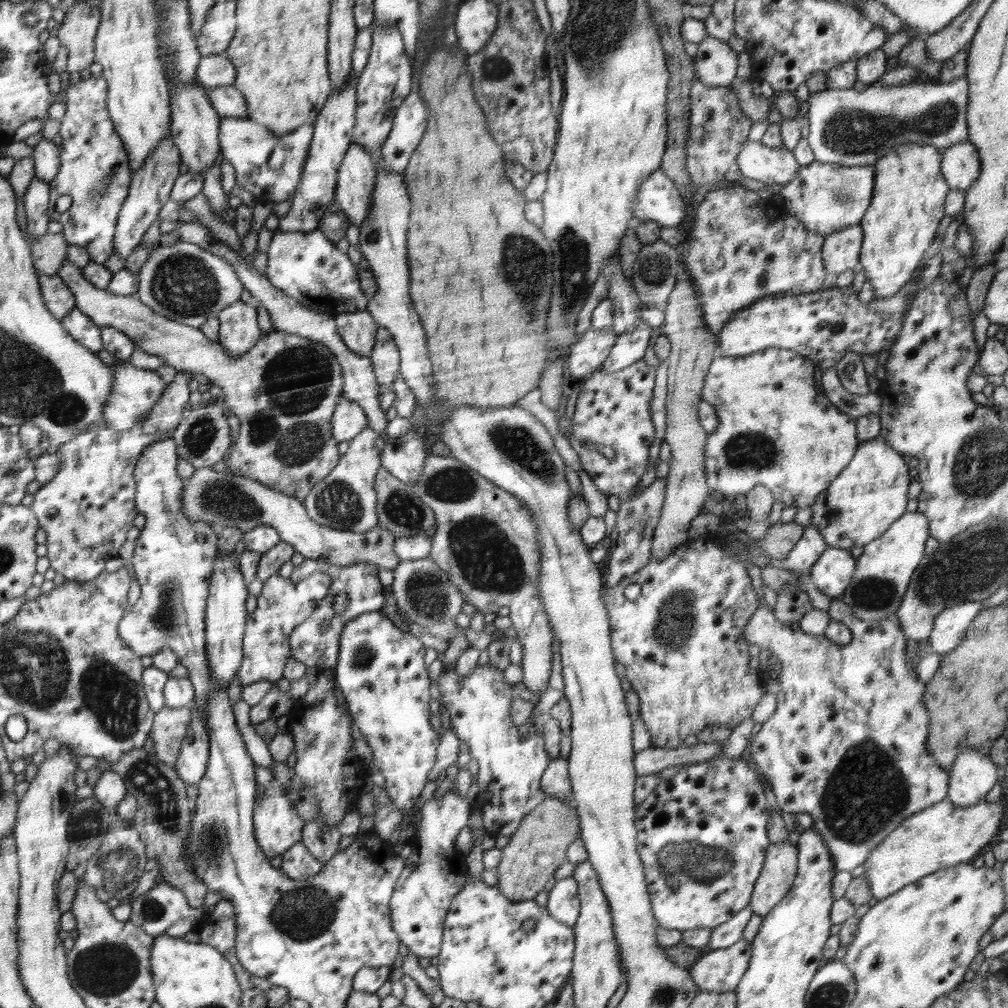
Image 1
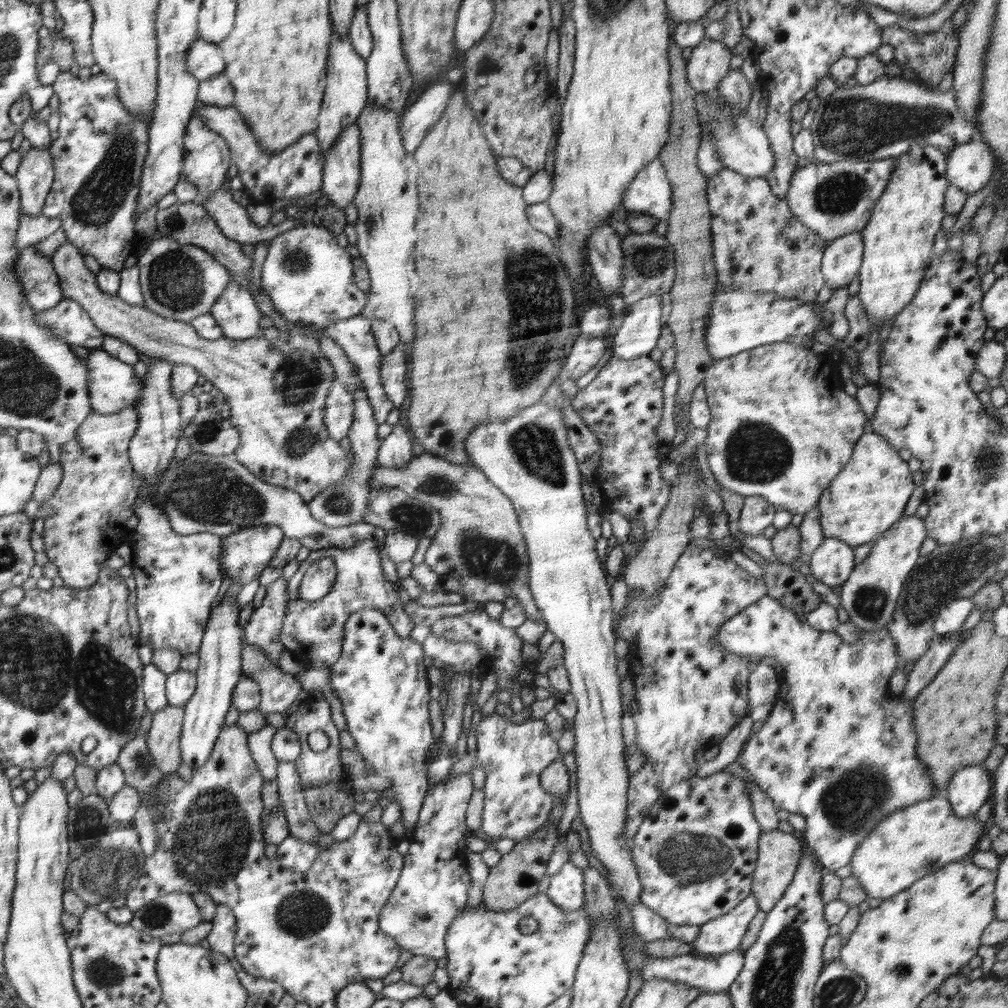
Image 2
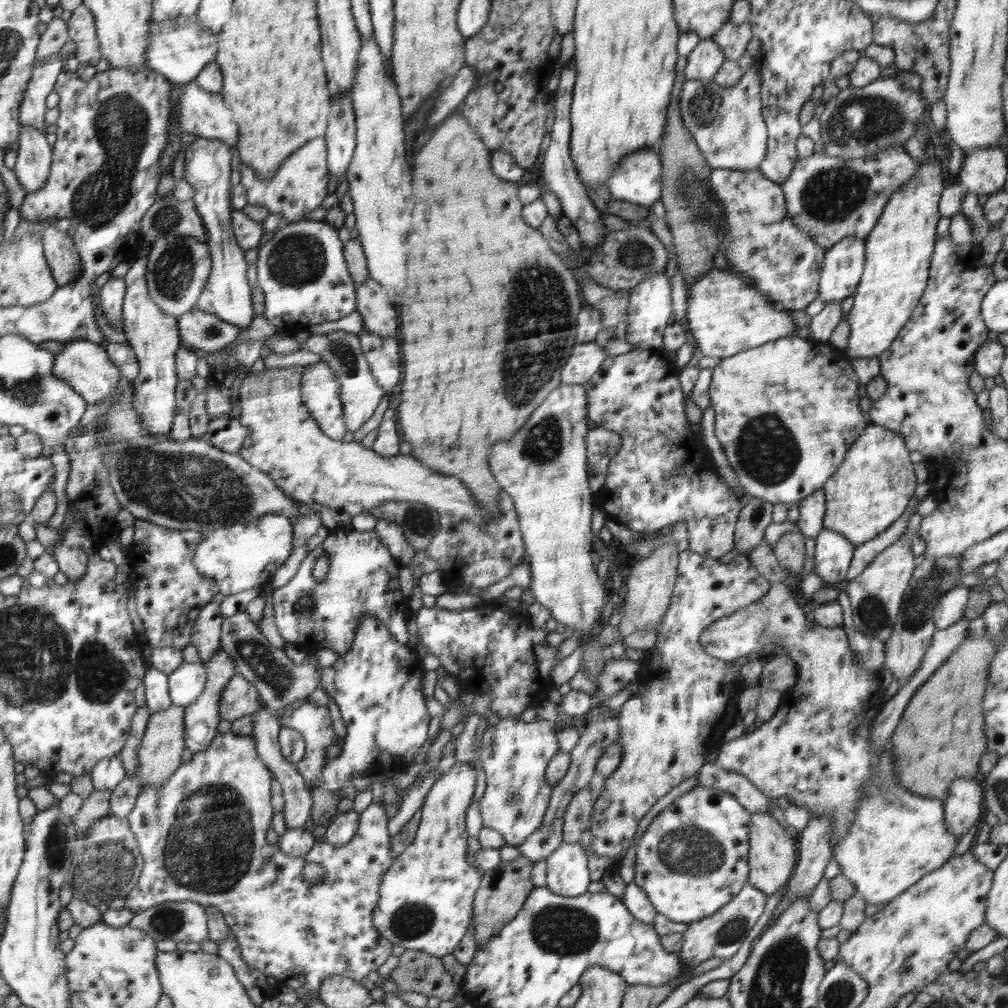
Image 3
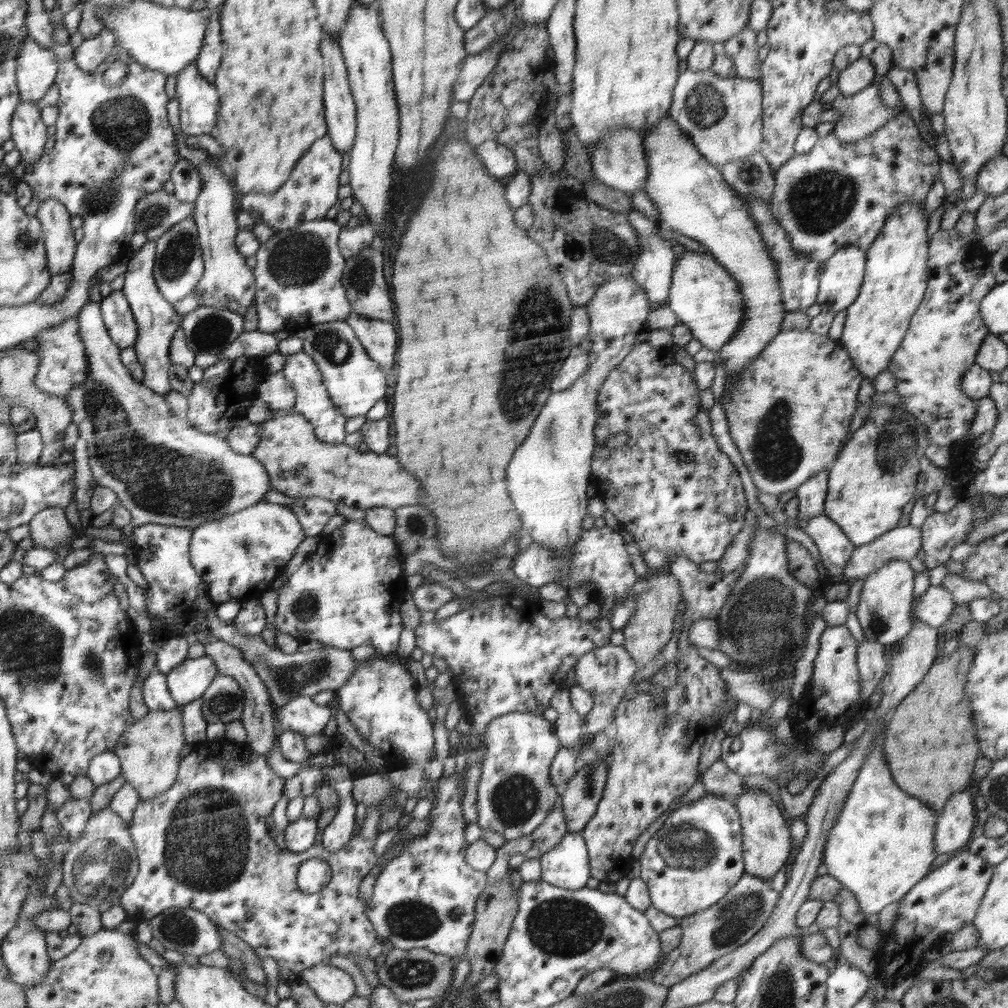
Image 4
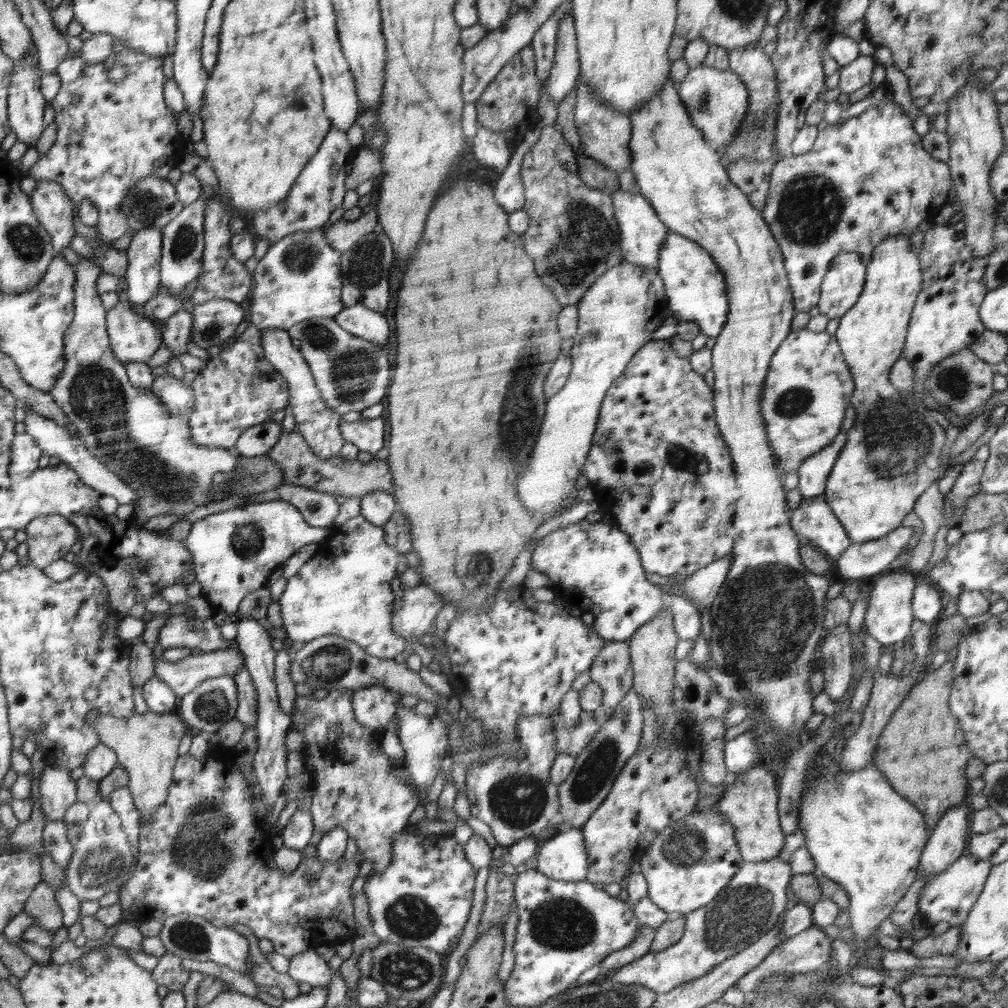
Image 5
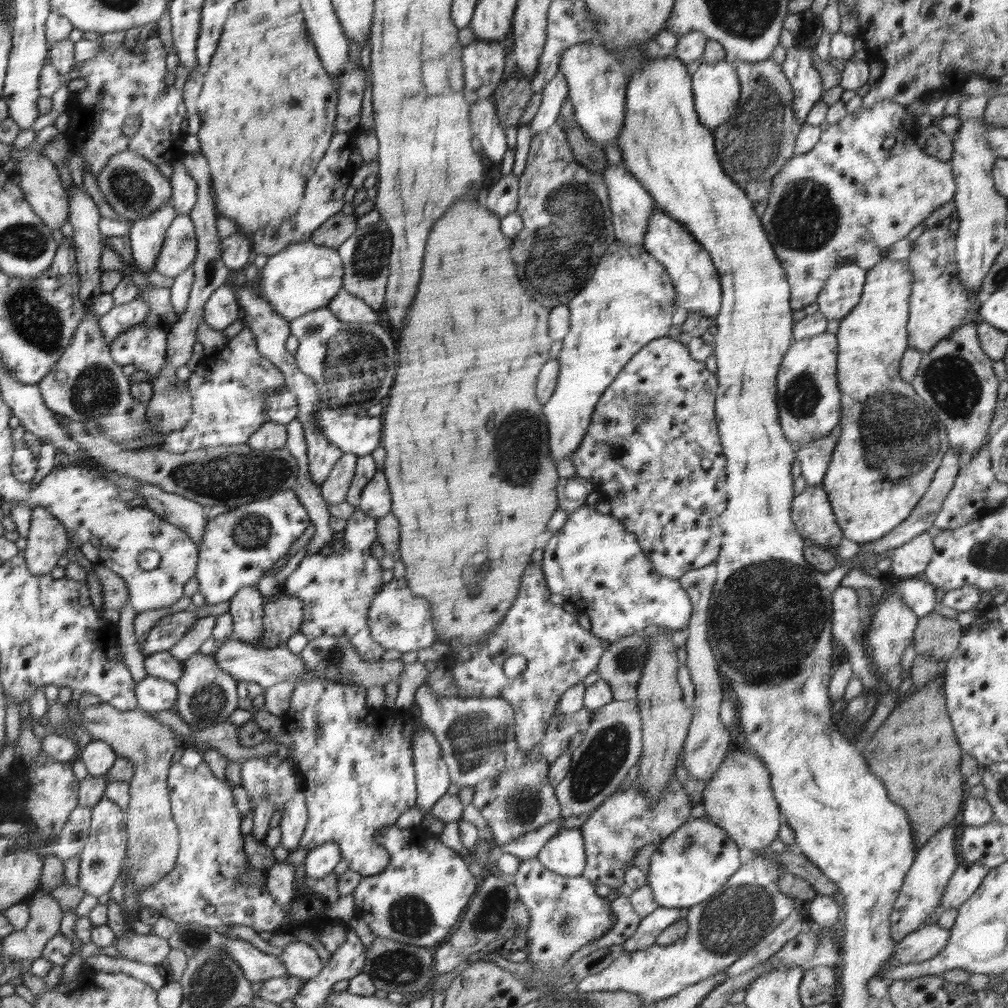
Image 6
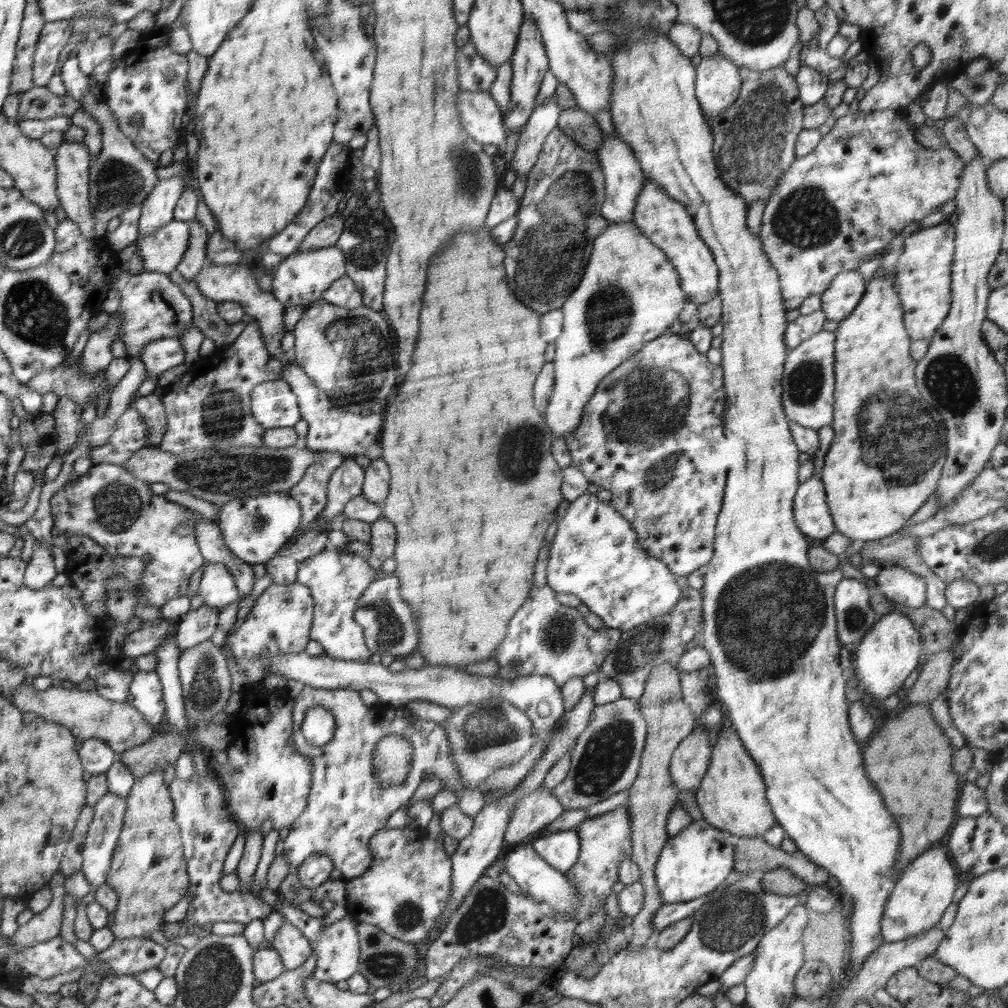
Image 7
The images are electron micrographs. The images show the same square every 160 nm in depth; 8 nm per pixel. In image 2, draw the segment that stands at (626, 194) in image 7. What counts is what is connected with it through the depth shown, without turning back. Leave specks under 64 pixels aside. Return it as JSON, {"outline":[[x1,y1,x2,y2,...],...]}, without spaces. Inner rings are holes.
{"outline":[[656,295,634,303,609,344,612,356,628,360,652,352,661,335,661,310,662,299]]}

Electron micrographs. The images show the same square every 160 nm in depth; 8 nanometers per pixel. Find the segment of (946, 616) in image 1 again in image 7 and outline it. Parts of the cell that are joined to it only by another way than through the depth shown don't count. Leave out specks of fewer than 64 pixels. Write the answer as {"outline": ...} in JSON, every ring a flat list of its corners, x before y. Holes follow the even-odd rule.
{"outline":[[881,565,874,580,879,586,877,591,890,601,910,606,912,610,926,605,925,578,910,572,907,568]]}

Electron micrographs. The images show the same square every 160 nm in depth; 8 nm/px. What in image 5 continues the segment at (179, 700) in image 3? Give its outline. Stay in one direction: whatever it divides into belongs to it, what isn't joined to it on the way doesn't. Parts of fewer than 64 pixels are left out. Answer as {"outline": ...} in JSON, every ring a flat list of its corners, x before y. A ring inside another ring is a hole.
{"outline":[[154,648,155,676,163,679,175,694,182,698,184,694,192,692,207,678,232,675,238,669,245,667,245,656,238,648,215,650,204,654,190,655,178,662,168,662,163,659,162,650]]}

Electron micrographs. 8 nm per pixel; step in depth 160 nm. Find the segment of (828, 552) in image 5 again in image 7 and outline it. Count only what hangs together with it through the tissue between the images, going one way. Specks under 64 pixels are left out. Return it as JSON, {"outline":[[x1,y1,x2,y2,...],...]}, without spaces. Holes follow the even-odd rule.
{"outline":[[818,476,800,483,793,500,798,528,810,538,824,540,834,531,834,521,826,504,825,486]]}

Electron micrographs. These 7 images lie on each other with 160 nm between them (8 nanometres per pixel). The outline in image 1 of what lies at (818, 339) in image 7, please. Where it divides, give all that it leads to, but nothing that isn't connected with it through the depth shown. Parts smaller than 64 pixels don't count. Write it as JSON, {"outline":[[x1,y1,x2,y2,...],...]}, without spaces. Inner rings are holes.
{"outline":[[776,346,759,350,758,352,747,354,746,356,726,357,719,354,715,357,715,360,708,368,701,394,701,400,714,406,719,420,716,430,708,433,705,444,706,482,712,492,718,493,719,495,746,494,754,487,762,485,770,489,775,500,780,500,786,508,788,508,788,506,794,506,798,510,807,509,813,505,817,496,830,486,830,483,840,474,840,471,844,470,844,467,852,460,858,448,858,444,860,444,857,439,856,418,852,418,844,414,841,410,838,410,825,397,823,391,817,391,816,383,814,382,814,367,812,361,810,361,810,357,806,358,805,356,800,356,793,350,777,348]]}

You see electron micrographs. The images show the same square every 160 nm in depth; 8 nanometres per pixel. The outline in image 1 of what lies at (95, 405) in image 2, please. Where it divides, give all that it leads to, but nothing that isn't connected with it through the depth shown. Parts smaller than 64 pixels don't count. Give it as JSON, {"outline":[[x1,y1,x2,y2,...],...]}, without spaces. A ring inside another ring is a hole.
{"outline":[[128,361,121,366,112,366,111,369,113,392,105,404,102,422,108,423,116,432,122,432,147,420,147,414,161,400,167,385,156,371,140,370]]}

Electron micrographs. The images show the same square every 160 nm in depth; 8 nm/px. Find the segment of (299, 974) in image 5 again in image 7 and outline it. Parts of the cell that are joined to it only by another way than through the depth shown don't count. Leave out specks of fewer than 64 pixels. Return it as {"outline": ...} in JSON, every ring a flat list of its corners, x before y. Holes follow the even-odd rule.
{"outline":[[287,920,276,932,272,946,279,951,286,971,301,967,312,952,309,938]]}

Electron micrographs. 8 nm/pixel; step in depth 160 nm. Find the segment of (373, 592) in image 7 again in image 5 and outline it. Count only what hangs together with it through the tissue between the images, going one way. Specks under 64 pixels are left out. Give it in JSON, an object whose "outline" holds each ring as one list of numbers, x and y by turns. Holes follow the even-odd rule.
{"outline":[[424,584,404,591,402,600,392,604,394,632,409,645,428,632,438,612,443,607,440,595]]}

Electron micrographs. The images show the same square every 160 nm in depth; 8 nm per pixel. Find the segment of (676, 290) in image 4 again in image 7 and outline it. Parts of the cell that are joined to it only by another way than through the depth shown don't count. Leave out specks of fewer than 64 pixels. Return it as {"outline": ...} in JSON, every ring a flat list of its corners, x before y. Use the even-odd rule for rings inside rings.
{"outline":[[646,178,637,198,633,215,633,222,640,229,640,233,668,256,670,263,678,273,680,286,688,301,702,305,719,295,719,271,712,251,698,237,698,228,681,202,670,198,663,188]]}

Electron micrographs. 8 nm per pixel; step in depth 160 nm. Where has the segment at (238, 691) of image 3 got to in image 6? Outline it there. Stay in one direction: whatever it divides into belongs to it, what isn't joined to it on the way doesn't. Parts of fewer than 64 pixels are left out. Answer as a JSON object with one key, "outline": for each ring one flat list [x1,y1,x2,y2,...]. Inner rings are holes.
{"outline":[[197,652,184,660,180,680,175,684,178,686,177,715,192,730,202,731,204,728,227,722,238,706,236,679,216,664,212,654,204,655]]}

